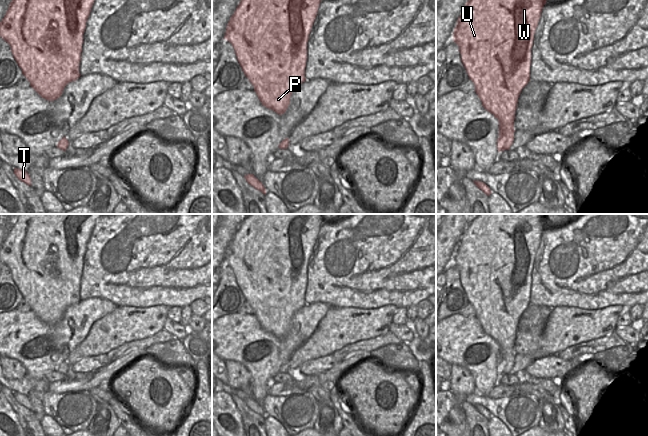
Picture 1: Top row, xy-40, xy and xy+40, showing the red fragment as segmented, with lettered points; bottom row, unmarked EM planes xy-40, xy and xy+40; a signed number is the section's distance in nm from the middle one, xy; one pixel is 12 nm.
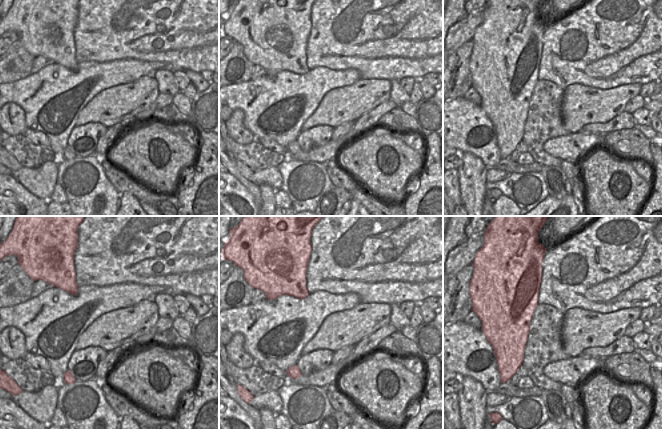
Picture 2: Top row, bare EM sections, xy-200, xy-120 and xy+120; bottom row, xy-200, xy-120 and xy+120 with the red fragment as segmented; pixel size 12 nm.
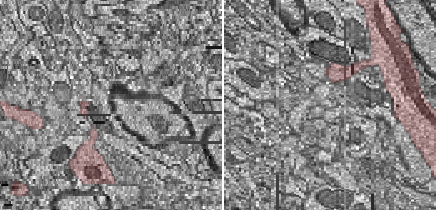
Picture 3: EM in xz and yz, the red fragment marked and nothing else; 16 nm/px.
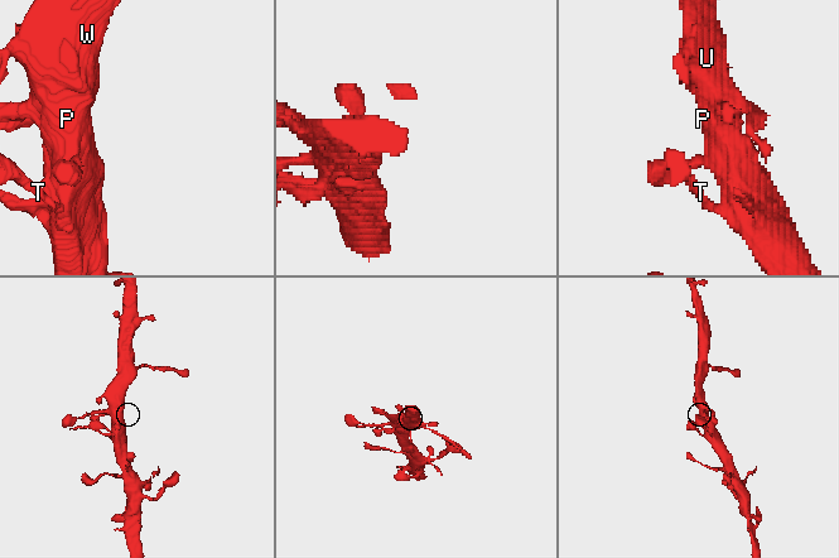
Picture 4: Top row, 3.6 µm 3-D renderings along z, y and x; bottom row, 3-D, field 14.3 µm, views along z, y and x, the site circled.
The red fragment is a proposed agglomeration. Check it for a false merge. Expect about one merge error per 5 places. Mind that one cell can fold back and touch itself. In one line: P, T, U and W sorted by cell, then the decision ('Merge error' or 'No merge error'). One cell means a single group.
Groups: P T U W. No merge error.

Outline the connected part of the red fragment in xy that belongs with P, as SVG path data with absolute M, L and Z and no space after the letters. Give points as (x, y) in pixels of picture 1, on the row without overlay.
M249 214L231 240L223 263L229 265L237 284L263 330L279 339L286 336L292 316L305 306L307 266L324 214Z

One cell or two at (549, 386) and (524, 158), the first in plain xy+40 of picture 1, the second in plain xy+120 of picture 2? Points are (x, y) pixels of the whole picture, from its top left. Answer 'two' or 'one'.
two

